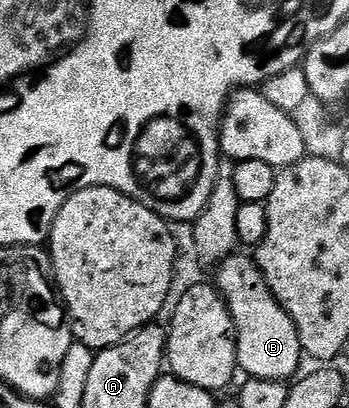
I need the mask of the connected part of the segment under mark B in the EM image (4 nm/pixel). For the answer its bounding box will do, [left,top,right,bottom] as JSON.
[215,255,303,381]

